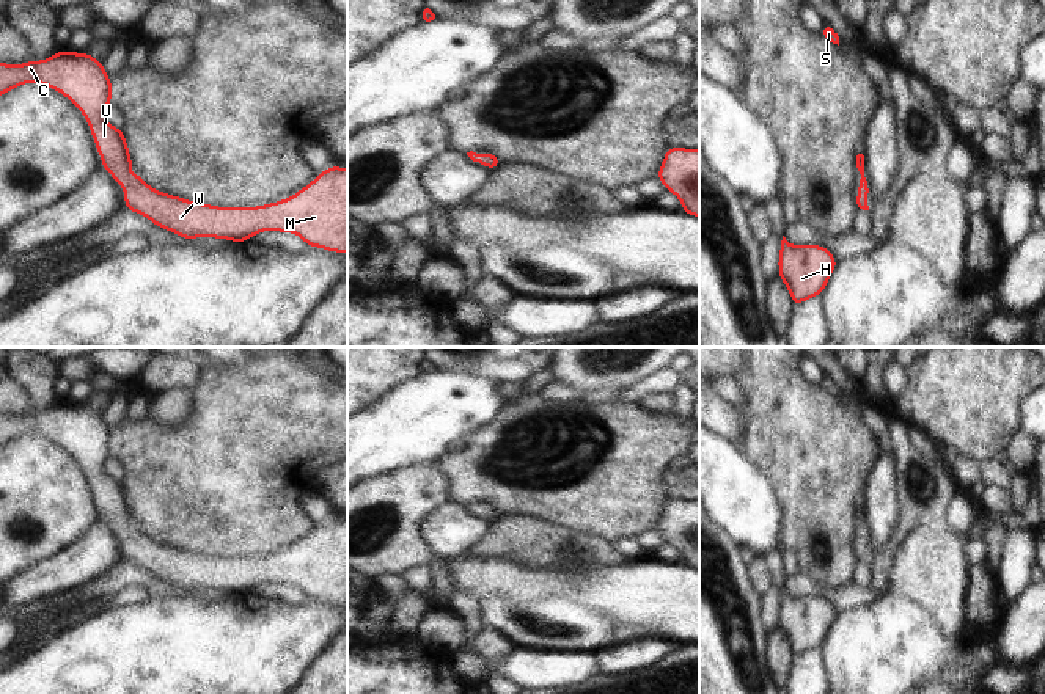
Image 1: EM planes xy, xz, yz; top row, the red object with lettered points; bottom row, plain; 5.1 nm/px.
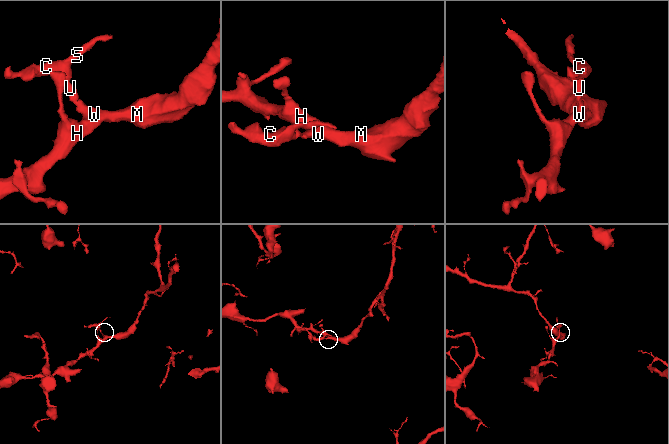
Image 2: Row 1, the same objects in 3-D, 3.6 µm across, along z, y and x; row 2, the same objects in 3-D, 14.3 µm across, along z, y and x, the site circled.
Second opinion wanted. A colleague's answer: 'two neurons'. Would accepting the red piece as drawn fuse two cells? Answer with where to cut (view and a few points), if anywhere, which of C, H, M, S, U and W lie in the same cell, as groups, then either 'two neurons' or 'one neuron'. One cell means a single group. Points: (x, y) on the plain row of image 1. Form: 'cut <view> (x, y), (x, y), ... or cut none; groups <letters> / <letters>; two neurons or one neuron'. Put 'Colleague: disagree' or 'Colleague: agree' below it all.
cut none; groups C H M S U W; one neuron
Colleague: disagree

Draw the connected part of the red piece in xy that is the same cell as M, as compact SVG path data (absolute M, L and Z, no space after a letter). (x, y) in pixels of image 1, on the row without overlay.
M60 402L41 413L22 416L0 415L0 447L24 435L42 435L64 449L85 468L90 484L96 493L96 501L102 510L102 520L126 543L124 559L134 565L141 565L156 578L171 583L182 590L214 589L234 594L248 594L251 587L262 583L294 584L308 598L324 600L333 605L347 605L347 520L336 517L324 521L314 532L300 540L294 548L258 559L217 559L189 553L174 546L167 546L149 539L138 526L129 526L132 509L123 480L115 480L105 471L105 462L112 455L112 429L104 422L102 413L85 404L72 405Z

